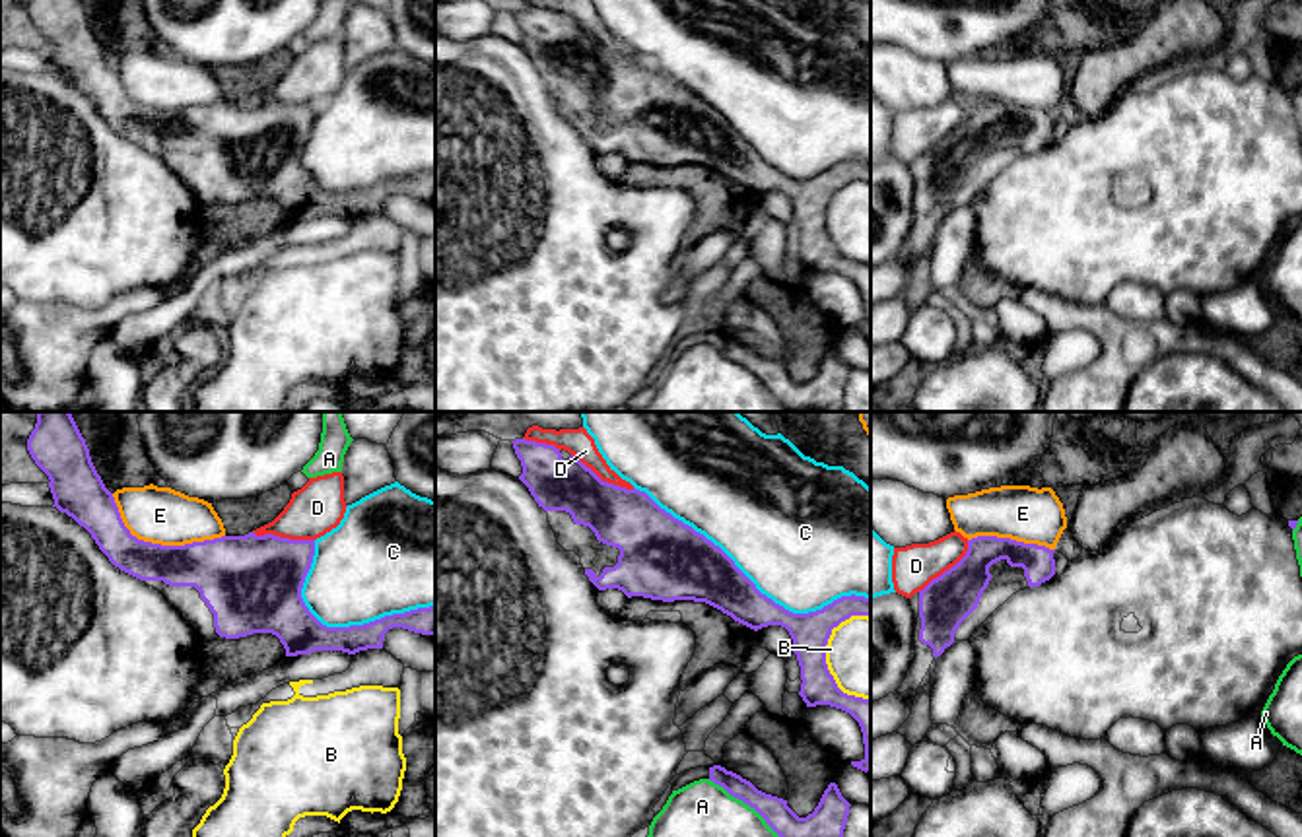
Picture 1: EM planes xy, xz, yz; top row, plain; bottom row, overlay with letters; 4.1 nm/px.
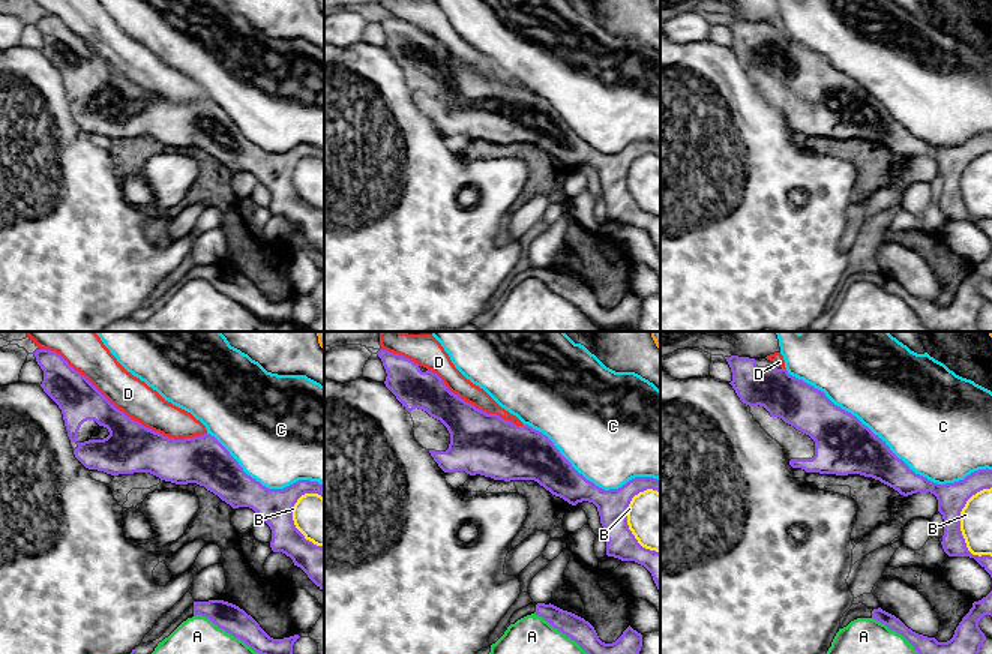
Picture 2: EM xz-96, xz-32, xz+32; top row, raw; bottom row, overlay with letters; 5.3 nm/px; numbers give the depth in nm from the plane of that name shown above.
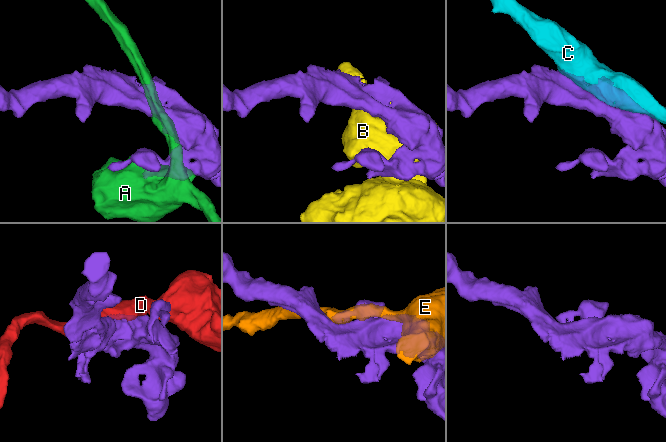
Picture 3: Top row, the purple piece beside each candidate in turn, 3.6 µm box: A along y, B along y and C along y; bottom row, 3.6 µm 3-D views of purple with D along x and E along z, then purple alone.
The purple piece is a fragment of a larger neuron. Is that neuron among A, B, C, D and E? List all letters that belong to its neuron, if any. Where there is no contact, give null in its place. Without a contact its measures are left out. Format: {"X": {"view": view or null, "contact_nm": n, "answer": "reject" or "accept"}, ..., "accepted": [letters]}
{"A": {"view": "xz", "contact_nm": 380, "answer": "reject"}, "B": {"view": "xz", "contact_nm": 380, "answer": "reject"}, "C": {"view": "xz", "contact_nm": 1100, "answer": "reject"}, "D": {"view": "xz", "contact_nm": 300, "answer": "reject"}, "E": {"view": "xy", "contact_nm": 500, "answer": "reject"}, "accepted": []}

